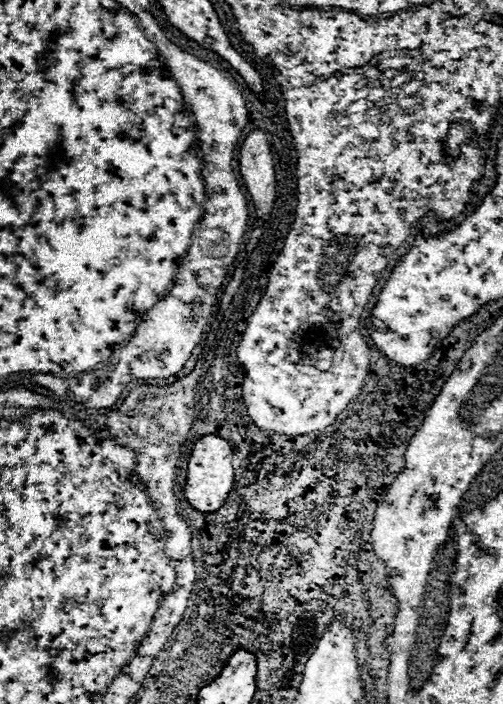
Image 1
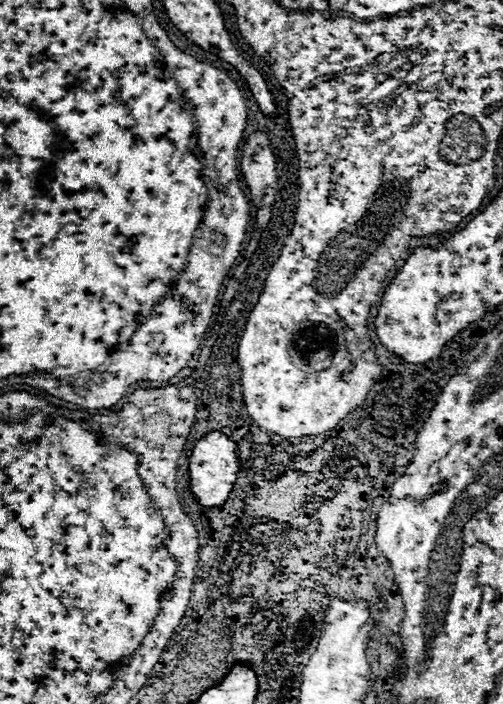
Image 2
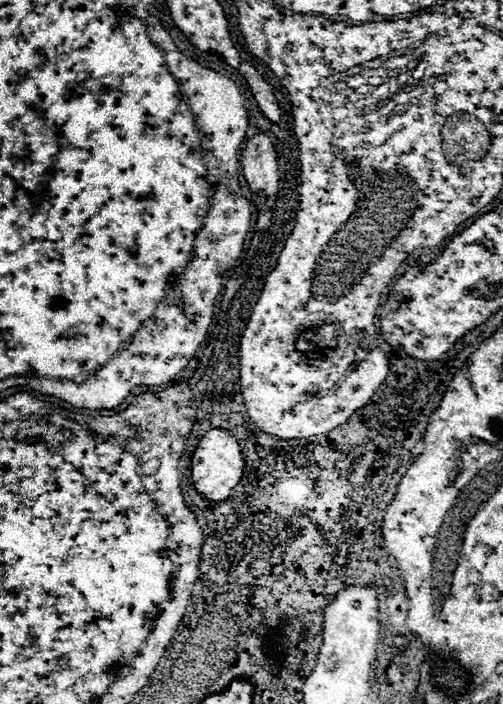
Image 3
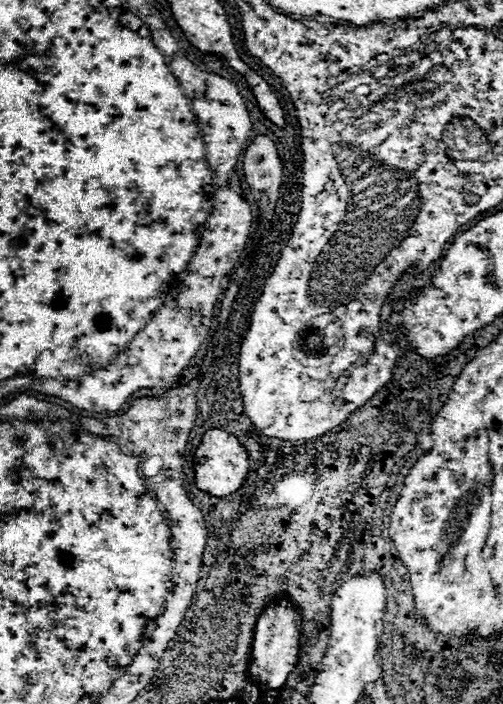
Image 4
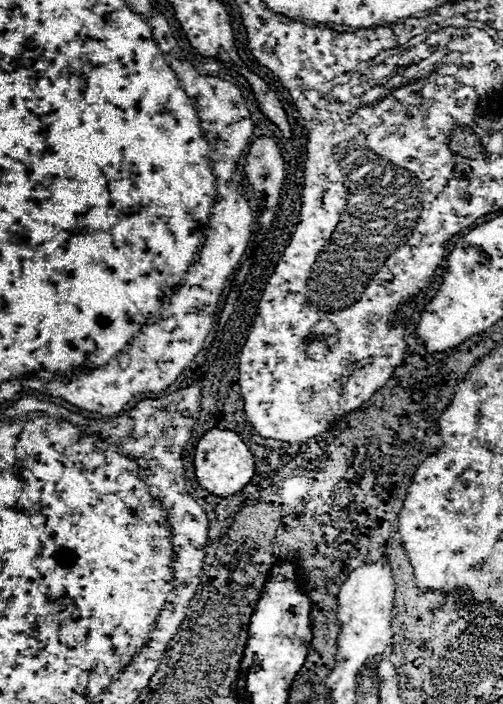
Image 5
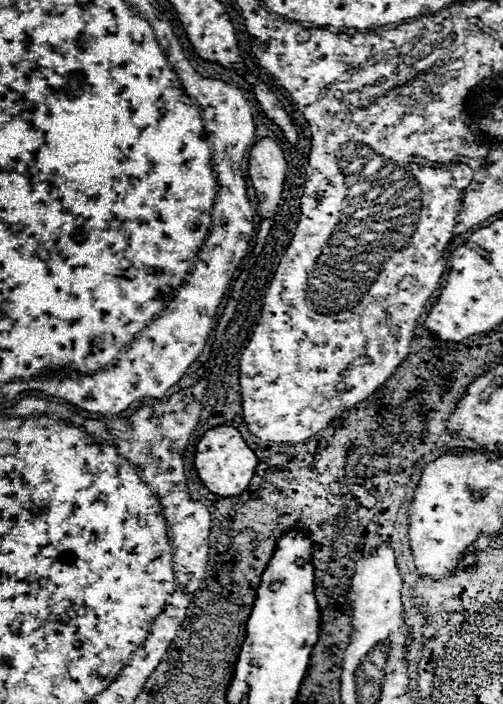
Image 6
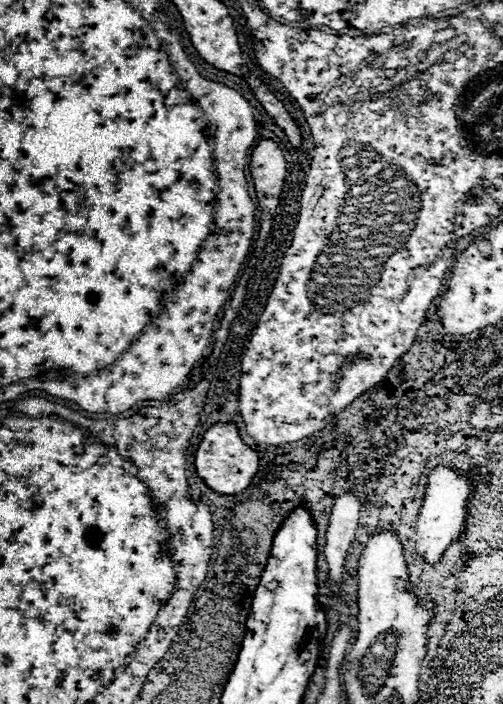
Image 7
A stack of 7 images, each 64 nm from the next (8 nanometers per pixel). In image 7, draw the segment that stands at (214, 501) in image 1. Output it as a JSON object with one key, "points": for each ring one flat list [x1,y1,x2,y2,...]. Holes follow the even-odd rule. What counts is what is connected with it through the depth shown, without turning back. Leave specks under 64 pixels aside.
{"points":[[214,424,206,430,198,450,196,450,196,472,218,494,238,494,242,492,254,478,258,470,258,454,246,446,238,434,234,424]]}

